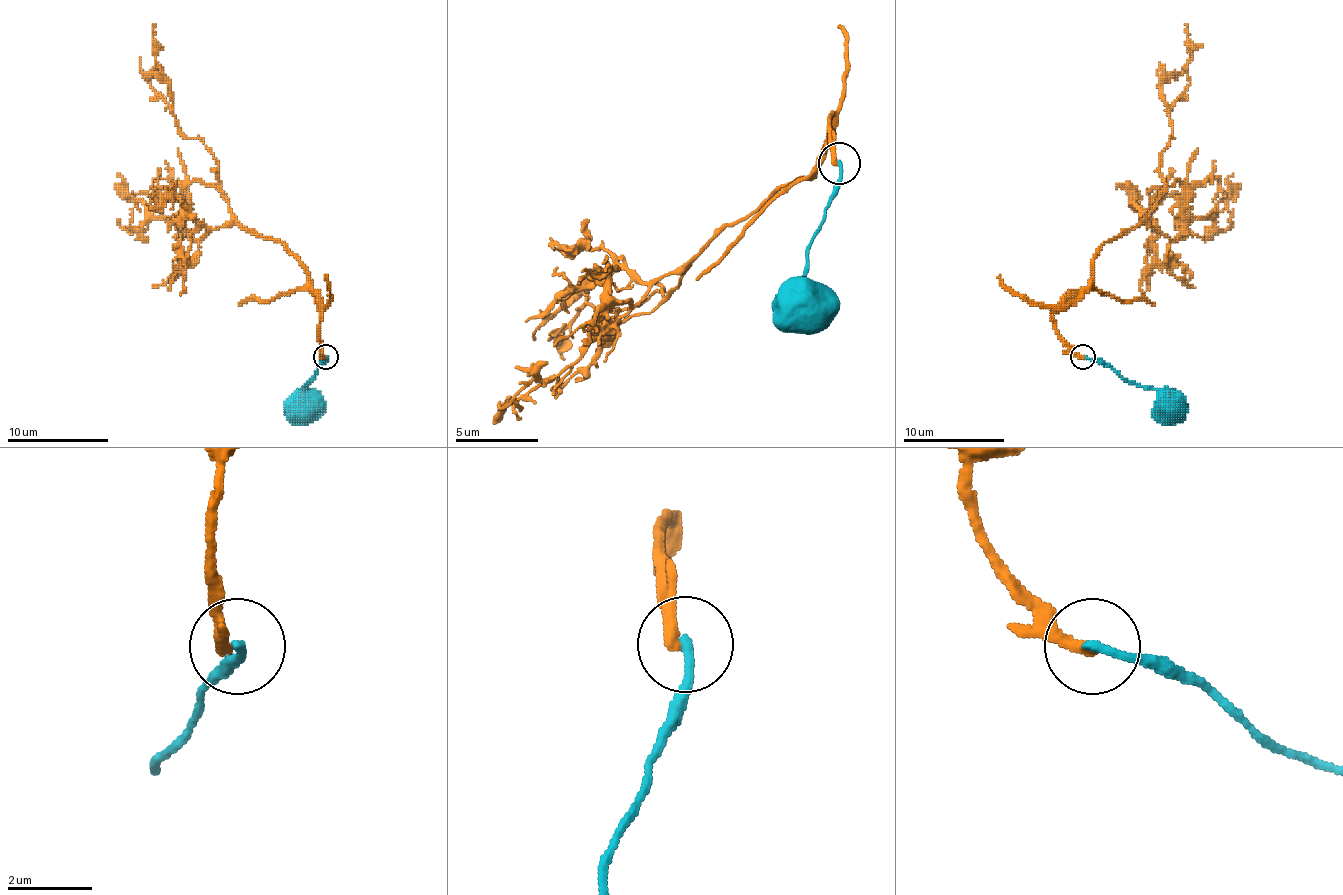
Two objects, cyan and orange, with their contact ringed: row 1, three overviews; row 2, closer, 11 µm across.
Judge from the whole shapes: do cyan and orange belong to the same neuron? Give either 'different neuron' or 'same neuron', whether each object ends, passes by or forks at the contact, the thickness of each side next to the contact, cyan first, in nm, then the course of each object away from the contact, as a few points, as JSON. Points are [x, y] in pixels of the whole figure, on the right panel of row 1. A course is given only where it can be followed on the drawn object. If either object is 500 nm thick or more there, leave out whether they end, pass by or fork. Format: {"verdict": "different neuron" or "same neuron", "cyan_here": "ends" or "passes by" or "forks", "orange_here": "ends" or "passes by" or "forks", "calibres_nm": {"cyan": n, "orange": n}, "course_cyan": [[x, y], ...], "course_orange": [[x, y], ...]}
{"verdict": "different neuron", "cyan_here": "ends", "orange_here": "ends", "calibres_nm": {"cyan": 220, "orange": 300}, "course_cyan": [[1083, 356], [1099, 358], [1129, 381], [1162, 391], [1172, 399]], "course_orange": [[1083, 356], [1053, 315], [1088, 285], [1096, 252], [1126, 234], [1164, 186], [1170, 105], [1190, 85], [1185, 24]]}

